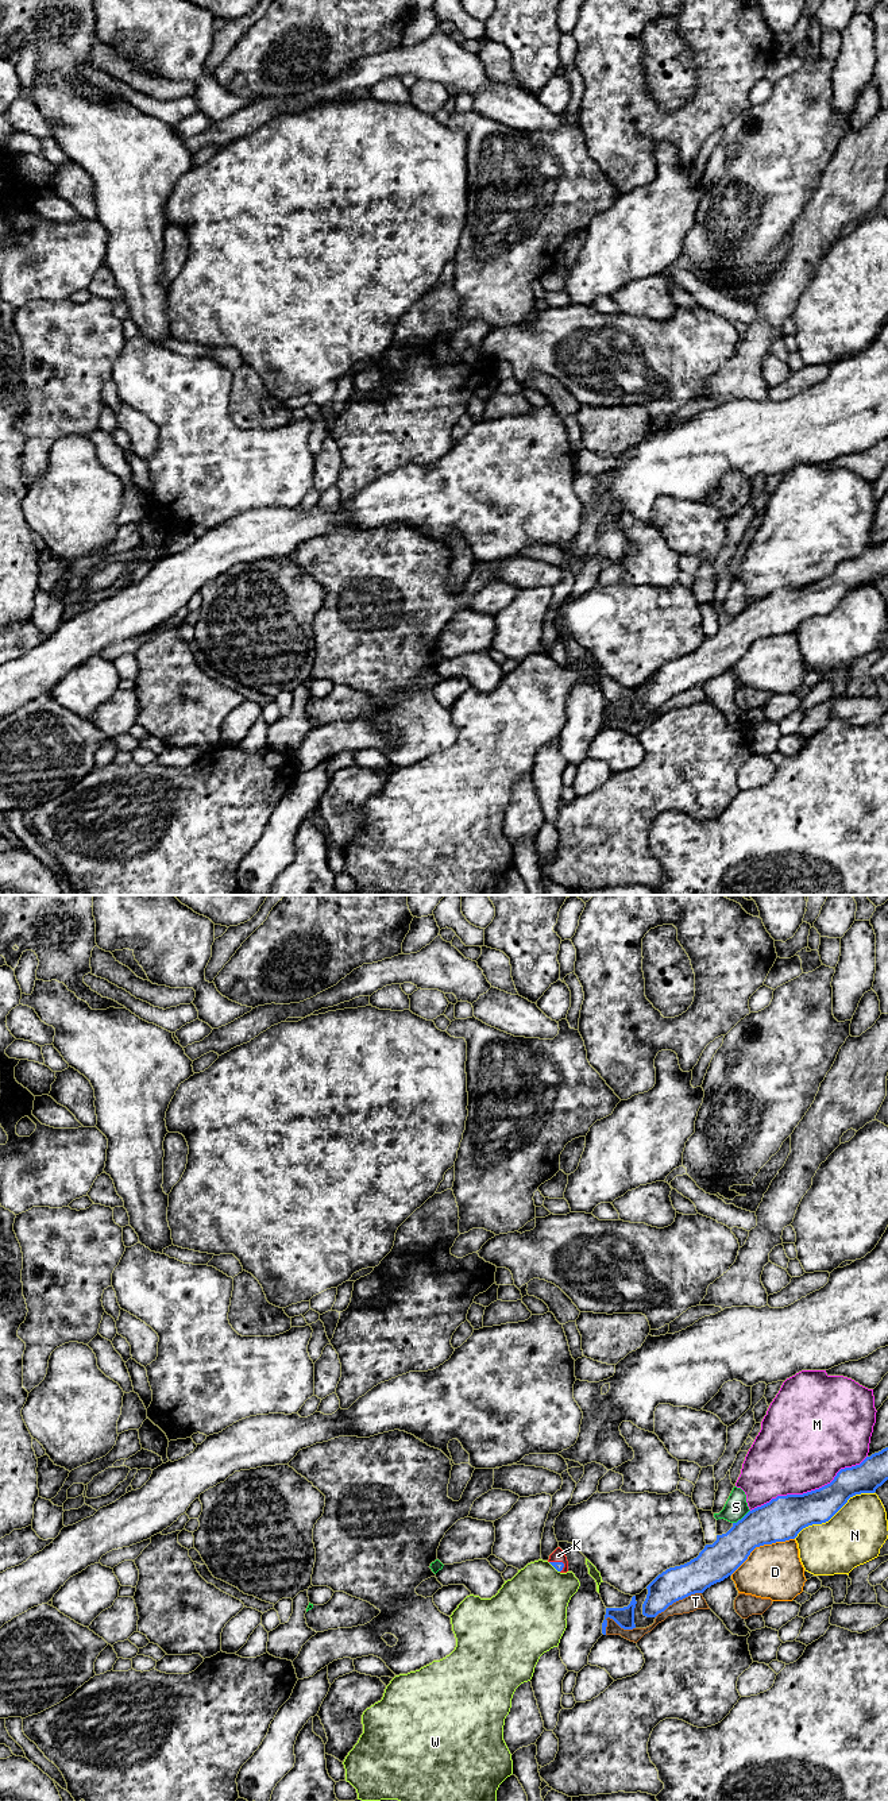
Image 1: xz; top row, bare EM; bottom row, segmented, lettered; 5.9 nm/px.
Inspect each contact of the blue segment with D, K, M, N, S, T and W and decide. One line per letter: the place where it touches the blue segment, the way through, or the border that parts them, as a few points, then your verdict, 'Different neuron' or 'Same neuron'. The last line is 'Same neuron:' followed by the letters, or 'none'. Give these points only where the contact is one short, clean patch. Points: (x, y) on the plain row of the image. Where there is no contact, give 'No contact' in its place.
D: Touches blue at xz (761, 637). Different neuron
K: Touches blue at xz (558, 655). Path across: xz (559, 659), (558, 655), (558, 648). Same neuron
M: Touches blue at xz (809, 585). Different neuron
N: Touches blue at xz (833, 608). Different neuron
S: Touches blue at xz (742, 610). Different neuron
T: Touches blue at xz (678, 693). Different neuron
W: Touches blue at xz (553, 659). Different neuron
Same neuron: K

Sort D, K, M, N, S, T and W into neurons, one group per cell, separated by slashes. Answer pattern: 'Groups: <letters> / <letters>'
Groups: D / K / M / N / S / T / W

